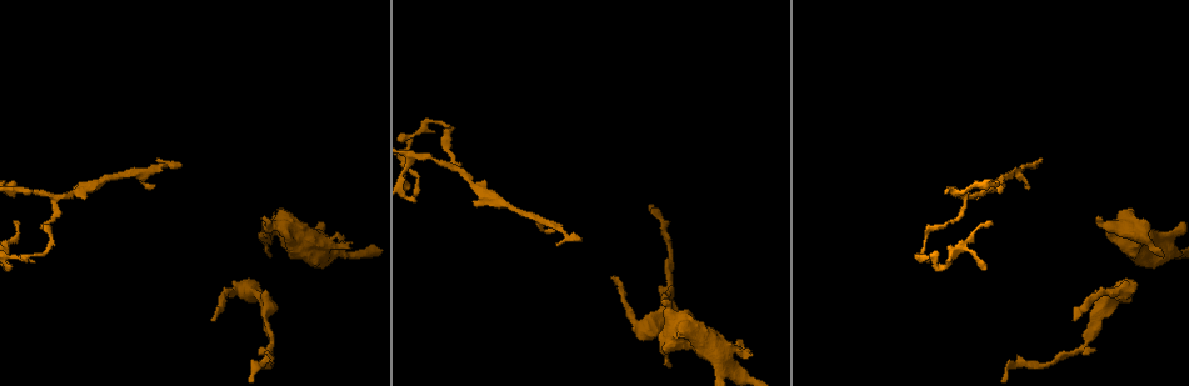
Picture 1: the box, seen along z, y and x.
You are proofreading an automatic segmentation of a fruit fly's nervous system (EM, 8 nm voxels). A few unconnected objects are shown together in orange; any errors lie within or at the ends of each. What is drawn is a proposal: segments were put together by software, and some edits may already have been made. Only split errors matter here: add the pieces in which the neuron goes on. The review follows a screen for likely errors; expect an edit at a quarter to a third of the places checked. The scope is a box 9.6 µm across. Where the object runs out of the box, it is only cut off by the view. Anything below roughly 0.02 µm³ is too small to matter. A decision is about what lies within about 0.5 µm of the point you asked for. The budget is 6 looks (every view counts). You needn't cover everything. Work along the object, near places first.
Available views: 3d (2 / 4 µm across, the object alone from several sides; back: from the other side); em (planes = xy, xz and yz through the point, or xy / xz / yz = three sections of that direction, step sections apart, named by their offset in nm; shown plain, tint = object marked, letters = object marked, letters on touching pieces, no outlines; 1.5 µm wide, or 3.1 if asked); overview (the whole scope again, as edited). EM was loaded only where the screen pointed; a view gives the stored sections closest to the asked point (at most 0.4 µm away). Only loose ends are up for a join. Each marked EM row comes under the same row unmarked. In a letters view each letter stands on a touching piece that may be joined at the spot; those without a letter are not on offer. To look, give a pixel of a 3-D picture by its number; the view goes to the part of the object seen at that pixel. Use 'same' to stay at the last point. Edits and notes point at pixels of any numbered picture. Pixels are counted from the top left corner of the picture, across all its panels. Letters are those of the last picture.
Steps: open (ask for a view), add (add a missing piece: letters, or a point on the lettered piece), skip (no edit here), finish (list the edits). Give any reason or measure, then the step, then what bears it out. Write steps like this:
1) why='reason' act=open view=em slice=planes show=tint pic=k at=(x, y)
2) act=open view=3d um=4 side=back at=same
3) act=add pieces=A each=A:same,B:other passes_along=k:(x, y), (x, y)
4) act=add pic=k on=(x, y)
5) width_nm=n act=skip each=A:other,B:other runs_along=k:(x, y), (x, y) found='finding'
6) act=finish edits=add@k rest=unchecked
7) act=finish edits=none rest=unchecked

why='free end' act=open view=3d um=4 pic=1 at=(415, 201)

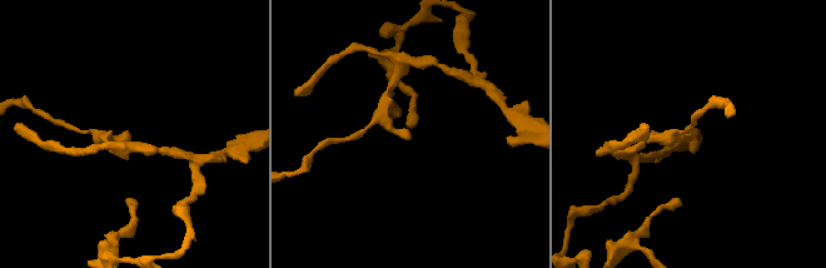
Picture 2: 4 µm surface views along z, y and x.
act=open view=em slice=planes show=letters pic=2 at=(689, 141)

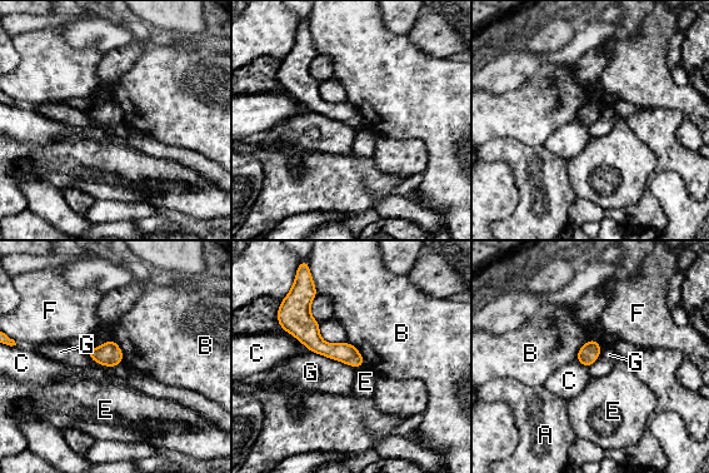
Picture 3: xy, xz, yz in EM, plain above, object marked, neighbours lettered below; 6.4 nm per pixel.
act=skip each=A:other,B:other,C:other,E:other,F:other,G:other found='none of them fits'

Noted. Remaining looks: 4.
why='an open end' act=open view=em slice=planes show=letters pic=1 at=(271, 254)

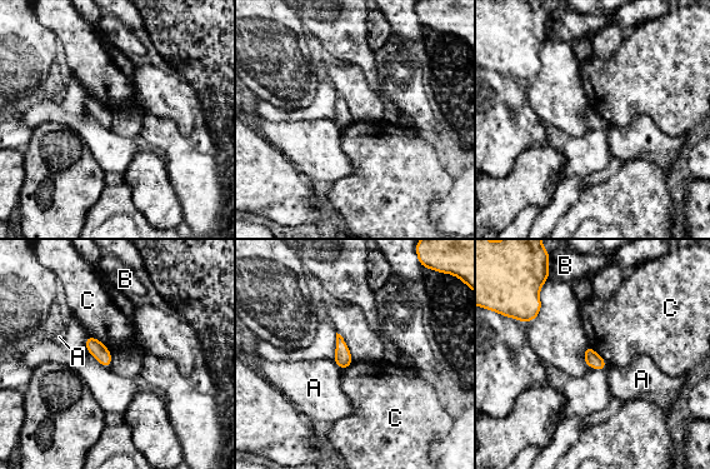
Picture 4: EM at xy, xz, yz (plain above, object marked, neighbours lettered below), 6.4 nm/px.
act=skip each=A:other,B:other,C:other border=4:(88, 334), (96, 338), (110, 353) found='no lettered piece goes on from it'

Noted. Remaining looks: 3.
why='free end' act=open view=3d um=4 pic=1 at=(1096, 216)

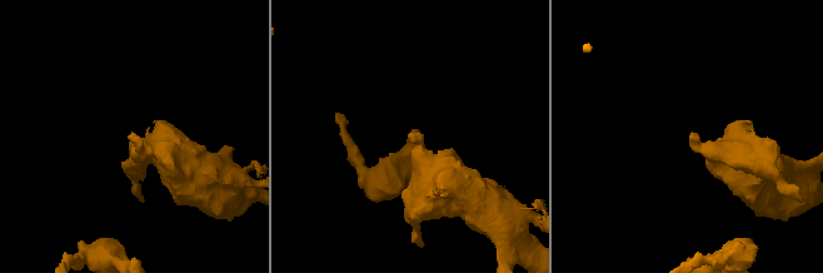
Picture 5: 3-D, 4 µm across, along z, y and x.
why='shape alone is not enough' act=open view=em slice=yz step=4 show=letters pic=5 at=(131, 134)

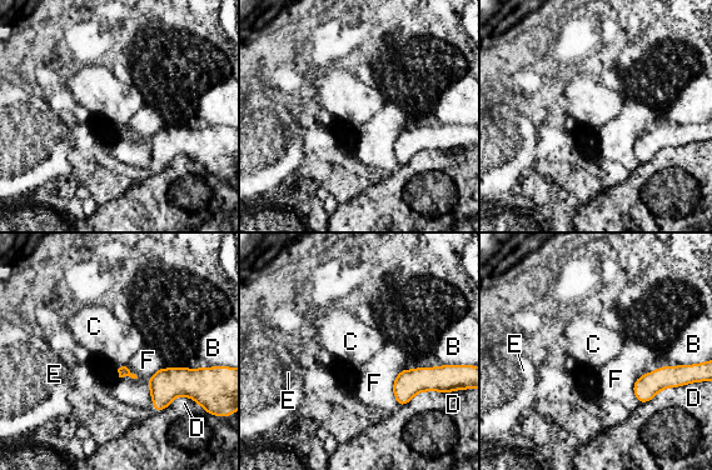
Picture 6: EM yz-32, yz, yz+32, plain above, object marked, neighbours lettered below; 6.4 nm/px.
act=skip each=B:other,C:other,D:other,E:other,F:other border=6:(124, 365), (116, 369) found='none of them fits'

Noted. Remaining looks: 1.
act=finish edits=none rest=unchecked

